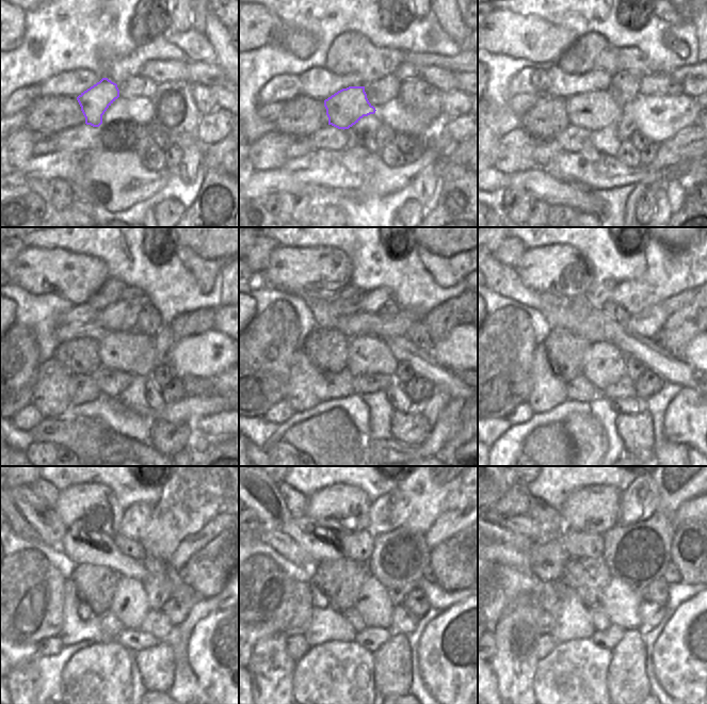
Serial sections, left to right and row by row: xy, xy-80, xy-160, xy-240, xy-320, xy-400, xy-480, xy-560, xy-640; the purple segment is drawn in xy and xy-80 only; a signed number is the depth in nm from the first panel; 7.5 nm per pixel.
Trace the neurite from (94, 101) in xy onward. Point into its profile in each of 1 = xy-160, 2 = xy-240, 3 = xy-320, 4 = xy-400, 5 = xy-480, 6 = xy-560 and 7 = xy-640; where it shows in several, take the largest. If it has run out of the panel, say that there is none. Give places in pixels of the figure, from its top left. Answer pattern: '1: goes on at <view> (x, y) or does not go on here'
1: goes on at xy-160 (595, 110)
2: goes on at xy-240 (132, 352)
3: goes on at xy-320 (366, 354)
4: goes on at xy-400 (605, 365)
5: goes on at xy-480 (129, 605)
6: goes on at xy-560 (373, 604)
7: goes on at xy-640 (621, 603)

